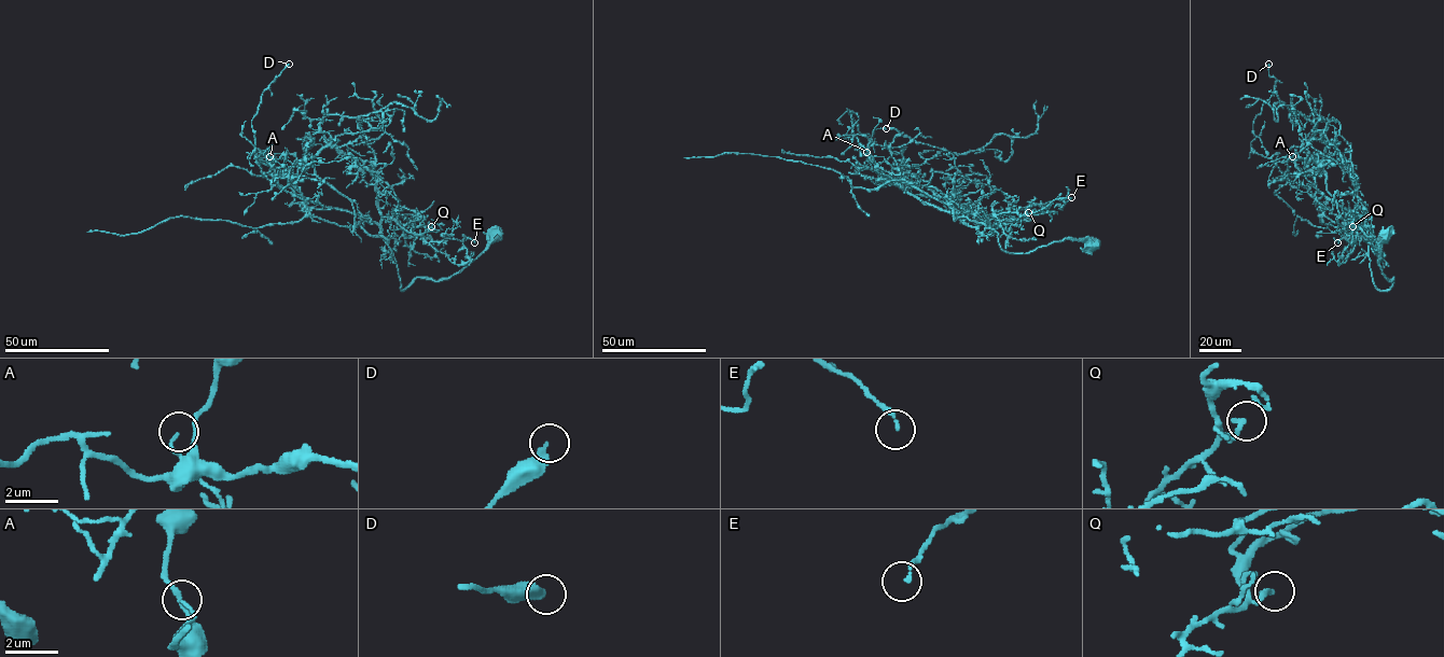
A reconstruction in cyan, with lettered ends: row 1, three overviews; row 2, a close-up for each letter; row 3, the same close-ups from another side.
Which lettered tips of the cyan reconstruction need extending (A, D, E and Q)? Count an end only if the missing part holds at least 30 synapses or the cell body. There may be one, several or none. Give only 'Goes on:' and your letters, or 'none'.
Goes on: none

